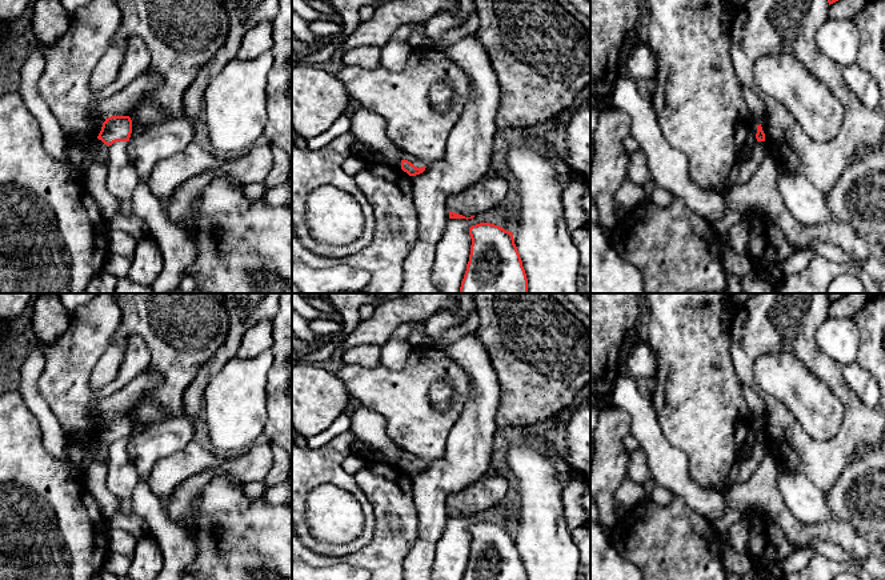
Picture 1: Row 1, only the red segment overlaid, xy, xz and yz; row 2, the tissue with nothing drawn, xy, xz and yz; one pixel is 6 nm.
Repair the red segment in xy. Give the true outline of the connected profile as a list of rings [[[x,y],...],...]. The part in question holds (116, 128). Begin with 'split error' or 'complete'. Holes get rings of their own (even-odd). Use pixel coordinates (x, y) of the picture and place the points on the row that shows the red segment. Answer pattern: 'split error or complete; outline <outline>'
complete; outline [[[111,116],[103,123],[97,136],[108,147],[116,141],[129,141],[132,133],[132,120],[129,116]]]

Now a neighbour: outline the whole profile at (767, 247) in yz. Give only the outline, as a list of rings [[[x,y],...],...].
[[[758,212],[749,216],[748,261],[754,263],[760,271],[782,265],[792,259],[796,251],[785,240],[782,231],[768,217]]]

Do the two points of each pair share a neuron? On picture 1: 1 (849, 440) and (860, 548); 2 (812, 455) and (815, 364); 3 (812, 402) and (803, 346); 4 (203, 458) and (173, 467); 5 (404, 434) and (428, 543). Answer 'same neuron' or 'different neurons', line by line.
1: different neurons
2: same neuron
3: different neurons
4: same neuron
5: different neurons

